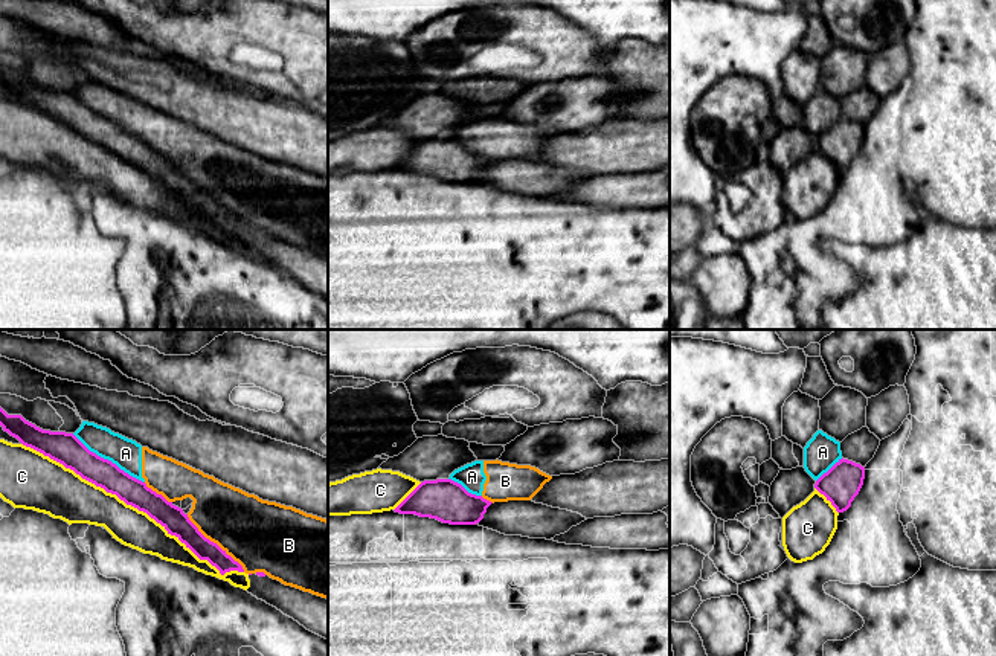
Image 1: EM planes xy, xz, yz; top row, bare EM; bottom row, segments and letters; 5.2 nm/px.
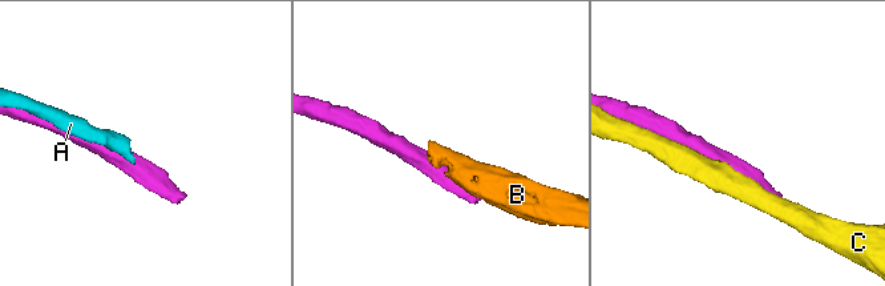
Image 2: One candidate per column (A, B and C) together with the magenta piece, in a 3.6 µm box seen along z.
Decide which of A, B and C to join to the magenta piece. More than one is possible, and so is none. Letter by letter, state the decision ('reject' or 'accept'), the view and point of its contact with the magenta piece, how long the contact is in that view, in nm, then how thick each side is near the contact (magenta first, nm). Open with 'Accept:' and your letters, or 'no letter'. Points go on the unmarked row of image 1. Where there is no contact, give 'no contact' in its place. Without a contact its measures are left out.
Accept: no letter
A: reject | xy (107, 118) | 460 nm | 160/160 nm
B: reject | xy (215, 202) | 440 nm | 140/380 nm
C: reject | xy (133, 164) | 1350 nm | 150/200 nm

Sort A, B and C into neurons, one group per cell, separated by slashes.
A B / C

